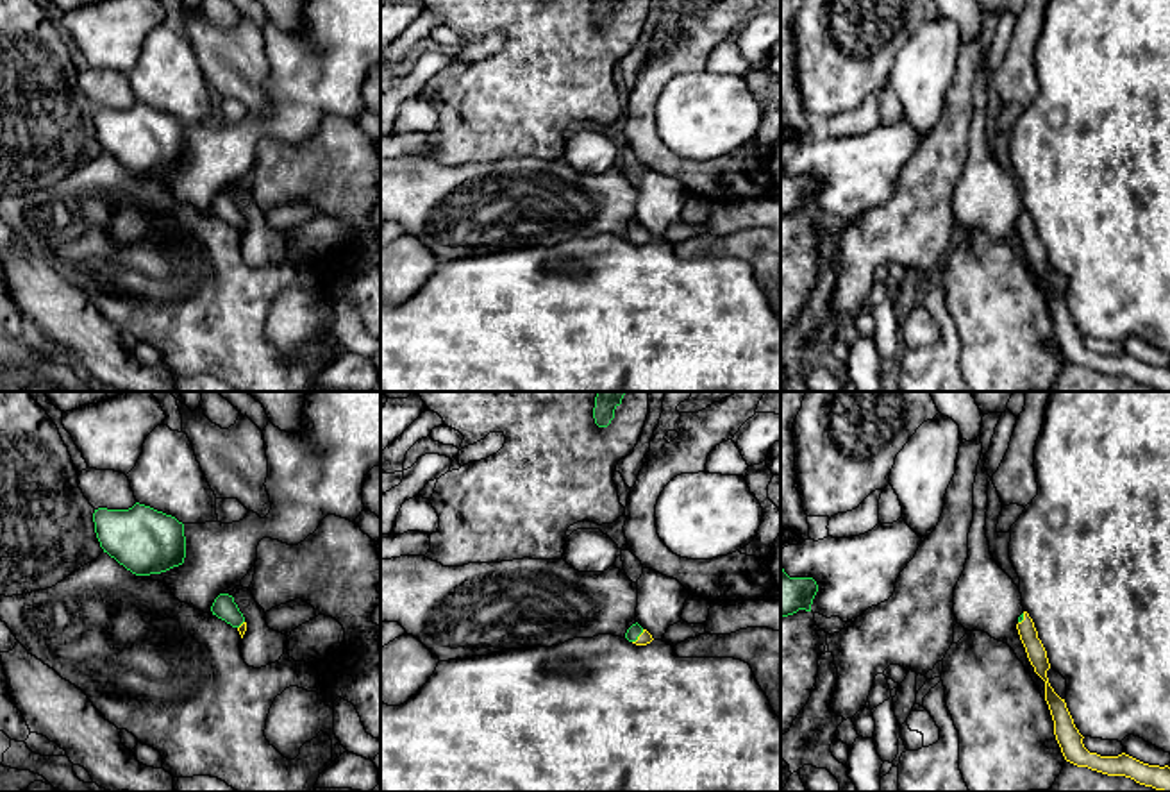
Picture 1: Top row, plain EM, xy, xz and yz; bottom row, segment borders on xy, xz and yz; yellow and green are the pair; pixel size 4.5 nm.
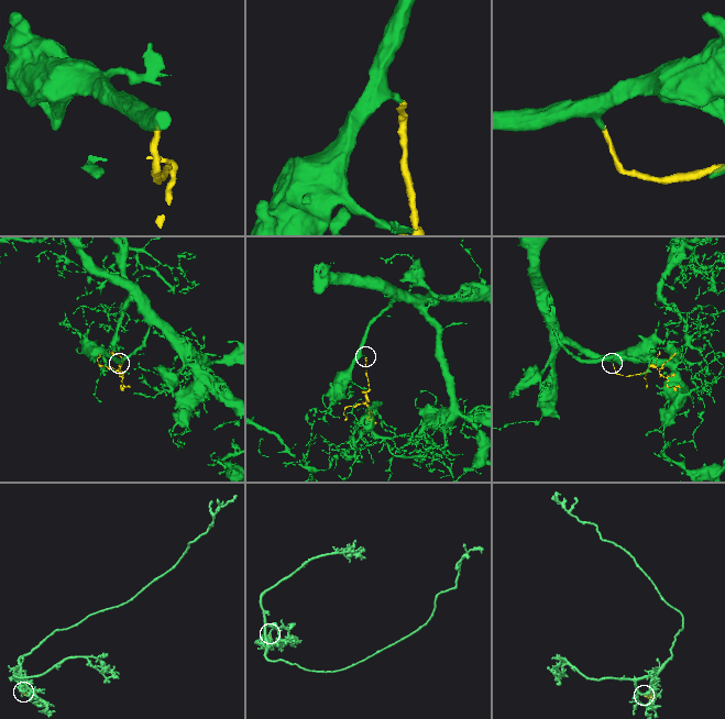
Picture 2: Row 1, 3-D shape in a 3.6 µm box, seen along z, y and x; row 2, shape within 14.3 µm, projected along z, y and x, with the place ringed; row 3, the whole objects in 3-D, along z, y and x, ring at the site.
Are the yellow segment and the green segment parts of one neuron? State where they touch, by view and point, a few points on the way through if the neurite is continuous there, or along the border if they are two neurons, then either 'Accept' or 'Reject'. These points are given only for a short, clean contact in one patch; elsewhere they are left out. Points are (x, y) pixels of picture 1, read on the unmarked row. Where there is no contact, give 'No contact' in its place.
Touches yellow at xz (638, 236). Path across: xz (645, 236), (638, 236), (635, 229). Accept

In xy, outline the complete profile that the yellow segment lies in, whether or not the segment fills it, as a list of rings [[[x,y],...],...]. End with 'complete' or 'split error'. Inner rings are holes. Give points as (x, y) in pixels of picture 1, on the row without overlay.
[[[220,193],[213,206],[211,206],[213,215],[218,218],[225,220],[232,227],[236,227],[243,238],[247,231],[247,222],[243,213],[239,211],[238,204],[234,202],[234,197],[229,193]]]; split error

